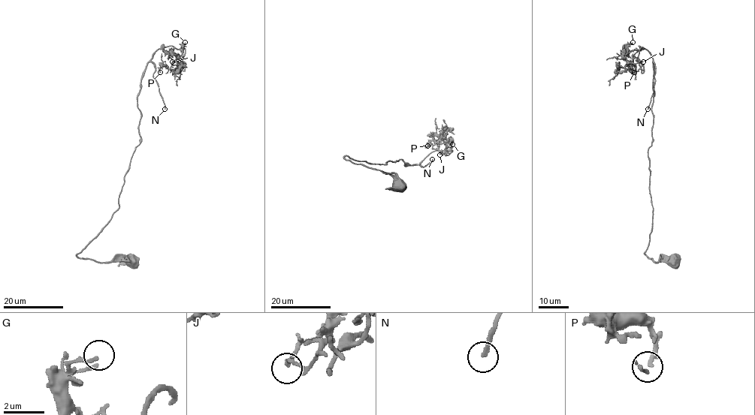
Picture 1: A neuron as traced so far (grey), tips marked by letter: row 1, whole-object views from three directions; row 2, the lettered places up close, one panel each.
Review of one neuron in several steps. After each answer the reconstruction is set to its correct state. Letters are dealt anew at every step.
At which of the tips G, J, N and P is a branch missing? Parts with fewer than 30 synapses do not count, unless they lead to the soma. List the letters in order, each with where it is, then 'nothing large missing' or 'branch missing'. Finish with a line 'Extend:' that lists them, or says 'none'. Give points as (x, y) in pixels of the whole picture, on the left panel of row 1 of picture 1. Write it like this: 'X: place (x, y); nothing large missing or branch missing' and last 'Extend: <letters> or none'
G: place (185, 42); nothing large missing
J: place (172, 61); nothing large missing
N: place (164, 109); branch missing
P: place (160, 72); nothing large missing
Extend: N

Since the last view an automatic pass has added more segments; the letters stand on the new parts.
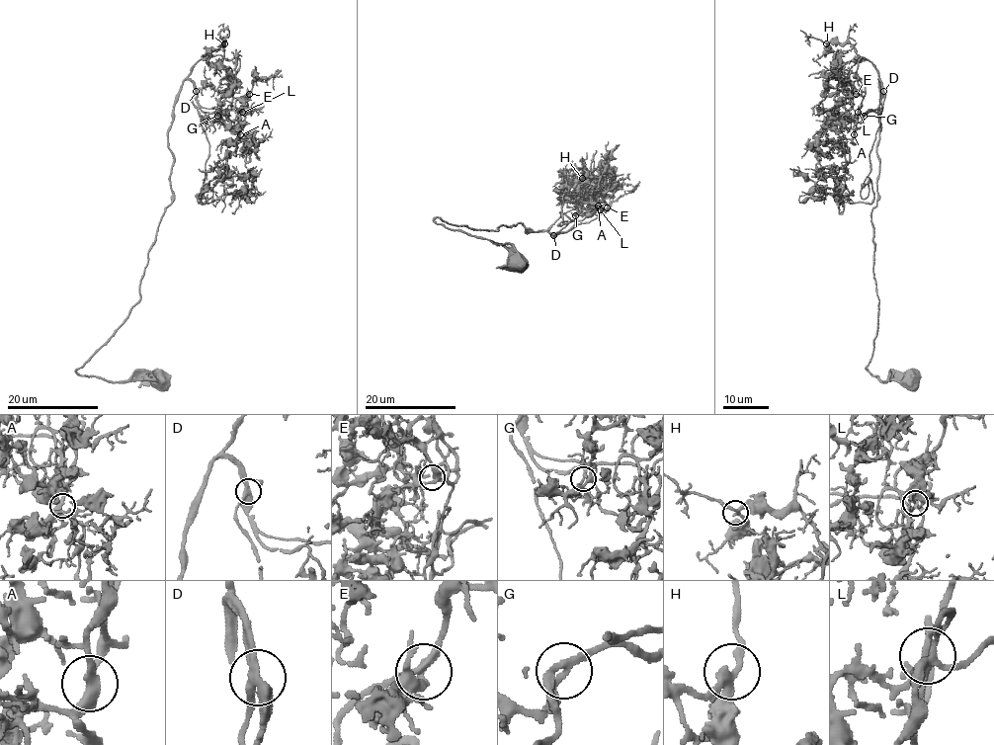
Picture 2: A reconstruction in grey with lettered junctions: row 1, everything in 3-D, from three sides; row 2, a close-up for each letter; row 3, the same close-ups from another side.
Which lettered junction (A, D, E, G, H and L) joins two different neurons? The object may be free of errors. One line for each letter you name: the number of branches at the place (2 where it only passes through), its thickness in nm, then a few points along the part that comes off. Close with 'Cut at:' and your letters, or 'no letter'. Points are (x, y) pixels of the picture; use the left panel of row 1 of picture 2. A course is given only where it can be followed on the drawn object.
Cut at: no letter

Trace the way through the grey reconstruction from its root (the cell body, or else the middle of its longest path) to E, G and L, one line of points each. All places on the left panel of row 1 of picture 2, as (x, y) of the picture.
E: (156, 378), (76, 371), (140, 299), (172, 201), (181, 84), (208, 109), (241, 113), (235, 102), (249, 94)
G: (156, 378), (76, 371), (140, 299), (172, 201), (181, 84), (217, 116)
L: (156, 378), (76, 371), (140, 299), (172, 201), (181, 84), (204, 108), (242, 112)

